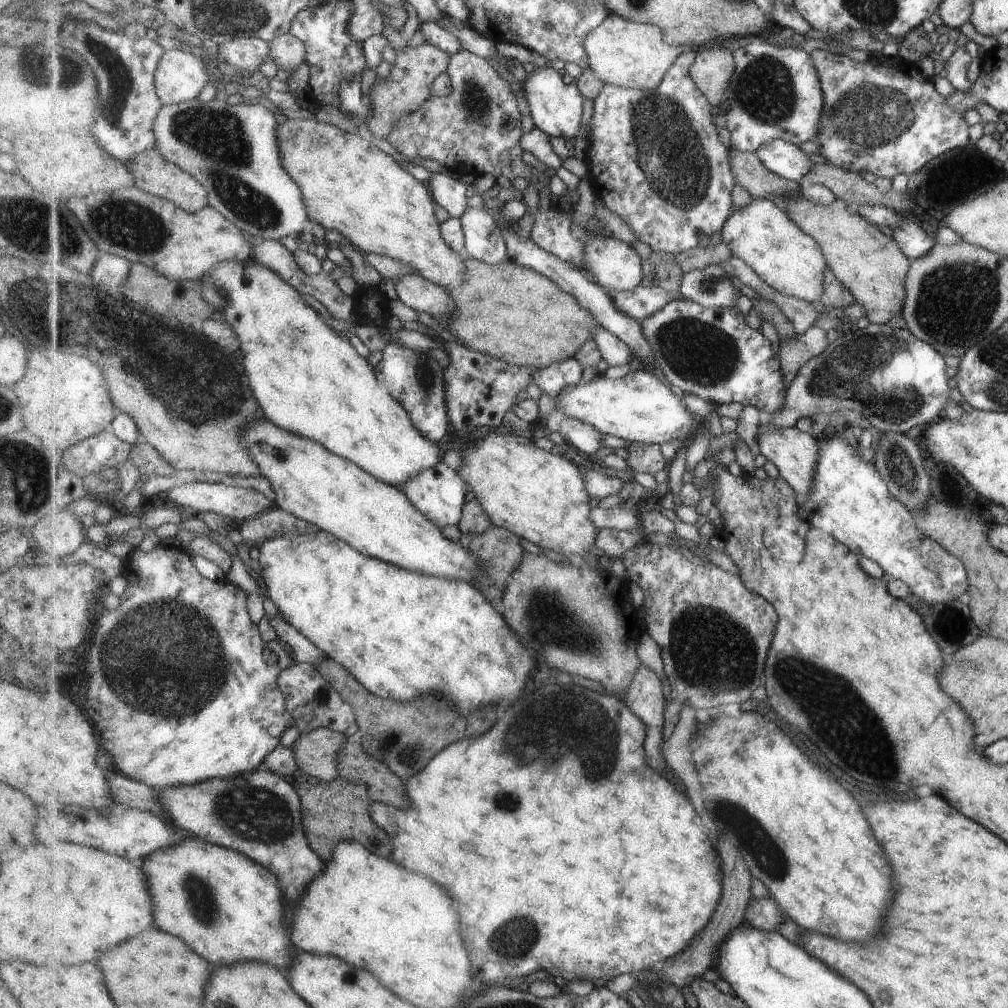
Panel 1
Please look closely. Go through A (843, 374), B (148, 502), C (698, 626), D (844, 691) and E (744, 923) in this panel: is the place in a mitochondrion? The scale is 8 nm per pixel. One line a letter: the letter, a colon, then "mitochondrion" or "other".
A: mitochondrion
B: other
C: mitochondrion
D: mitochondrion
E: other

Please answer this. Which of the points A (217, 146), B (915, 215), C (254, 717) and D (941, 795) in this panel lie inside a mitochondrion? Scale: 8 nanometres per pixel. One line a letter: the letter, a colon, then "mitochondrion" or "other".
A: mitochondrion
B: other
C: other
D: other

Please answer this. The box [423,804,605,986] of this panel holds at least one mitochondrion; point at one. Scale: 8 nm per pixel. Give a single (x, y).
(520, 932)

